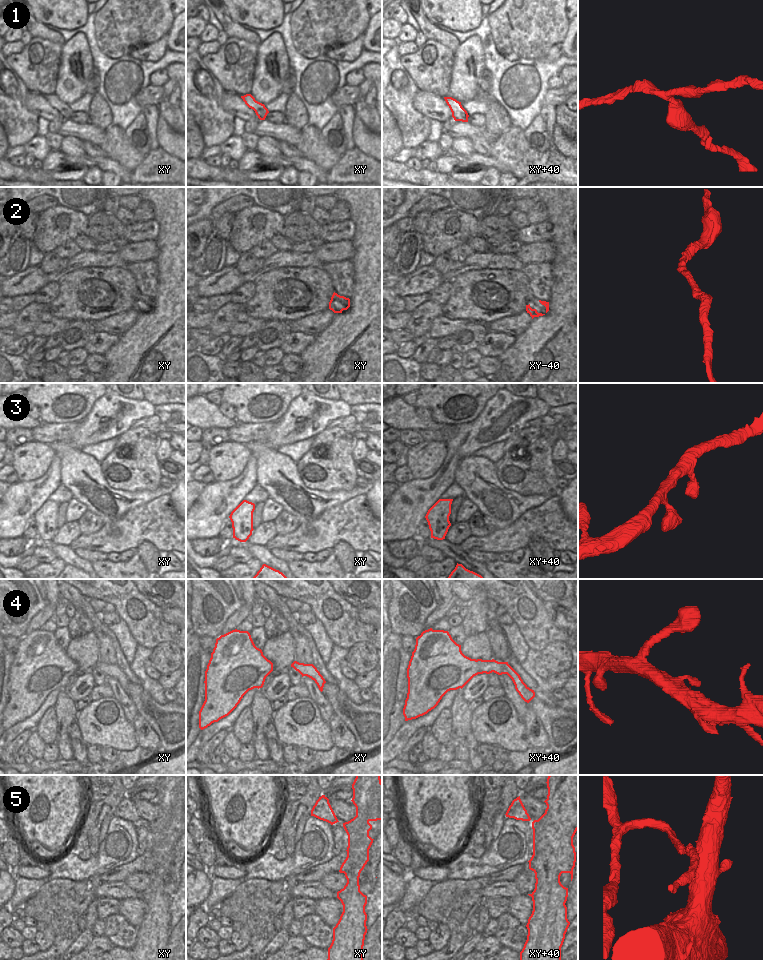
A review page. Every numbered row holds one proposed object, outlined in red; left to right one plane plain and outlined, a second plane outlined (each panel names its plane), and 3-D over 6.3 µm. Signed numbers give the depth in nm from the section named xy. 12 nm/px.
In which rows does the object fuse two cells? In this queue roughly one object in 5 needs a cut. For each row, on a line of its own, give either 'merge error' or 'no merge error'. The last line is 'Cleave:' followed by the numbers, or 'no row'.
1: no merge error
2: no merge error
3: no merge error
4: no merge error
5: no merge error
Cleave: no row

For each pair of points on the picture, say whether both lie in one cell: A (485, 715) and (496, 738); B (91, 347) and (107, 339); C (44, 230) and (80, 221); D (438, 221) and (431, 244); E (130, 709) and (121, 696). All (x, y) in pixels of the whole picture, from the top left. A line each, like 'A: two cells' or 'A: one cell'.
A: one cell
B: one cell
C: one cell
D: one cell
E: one cell

